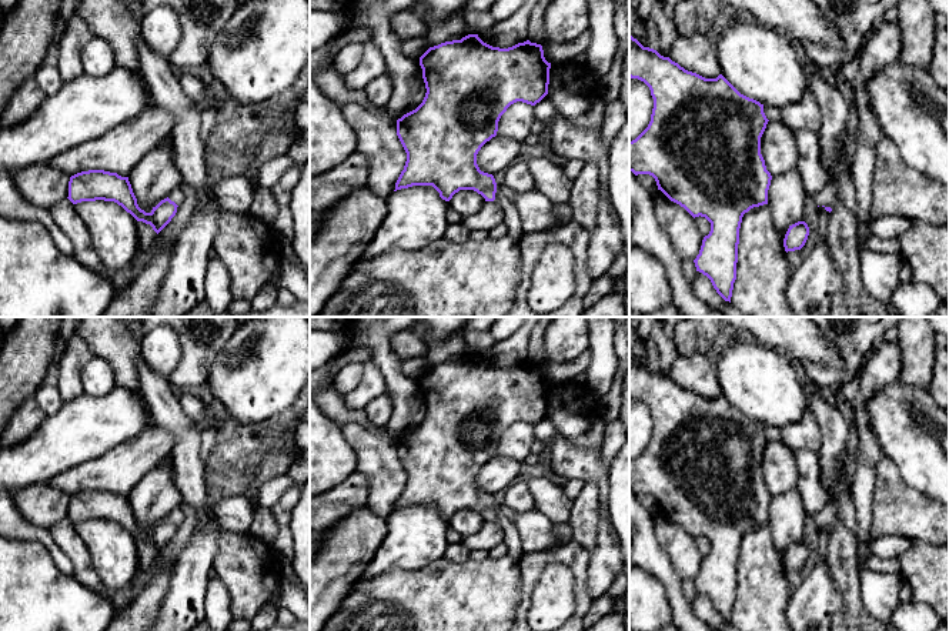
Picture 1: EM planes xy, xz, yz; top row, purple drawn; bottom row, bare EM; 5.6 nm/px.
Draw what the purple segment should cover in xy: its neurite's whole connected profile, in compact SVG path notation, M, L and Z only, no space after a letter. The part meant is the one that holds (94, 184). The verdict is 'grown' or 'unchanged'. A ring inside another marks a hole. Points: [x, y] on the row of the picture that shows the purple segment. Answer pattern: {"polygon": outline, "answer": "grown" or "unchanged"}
{"polygon": "M88 170L70 177L67 198L73 204L96 200L114 201L137 221L150 224L158 234L176 216L177 207L186 200L186 194L181 187L176 188L150 213L146 213L137 204L128 177L104 170Z", "answer": "grown"}

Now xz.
{"polygon": "M468 34L430 47L420 57L420 66L427 93L415 110L397 120L397 136L407 161L394 191L432 186L442 200L450 201L460 190L474 190L504 210L508 236L519 243L524 230L517 204L501 194L492 174L479 170L477 154L497 136L498 121L511 104L535 106L548 94L551 63L545 60L542 46L527 40L499 49L484 43L478 34Z", "answer": "grown"}

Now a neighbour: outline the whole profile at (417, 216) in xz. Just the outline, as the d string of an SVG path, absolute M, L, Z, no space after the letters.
M412 186L387 198L387 214L360 260L371 260L388 248L421 250L444 238L448 201L432 186Z

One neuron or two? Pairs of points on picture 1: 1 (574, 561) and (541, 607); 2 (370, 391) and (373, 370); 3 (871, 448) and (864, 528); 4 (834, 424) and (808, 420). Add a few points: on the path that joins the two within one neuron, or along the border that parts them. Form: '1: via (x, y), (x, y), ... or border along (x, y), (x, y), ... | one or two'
1: border along (547, 563), (562, 563), (571, 571), (575, 601) | two
2: via (371, 386), (373, 376) | one
3: via (866, 468), (864, 476), (864, 508) | one
4: border along (808, 401), (821, 431), (821, 448), (818, 451) | two

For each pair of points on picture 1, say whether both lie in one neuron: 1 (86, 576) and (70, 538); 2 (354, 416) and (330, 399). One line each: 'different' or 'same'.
1: same
2: same

